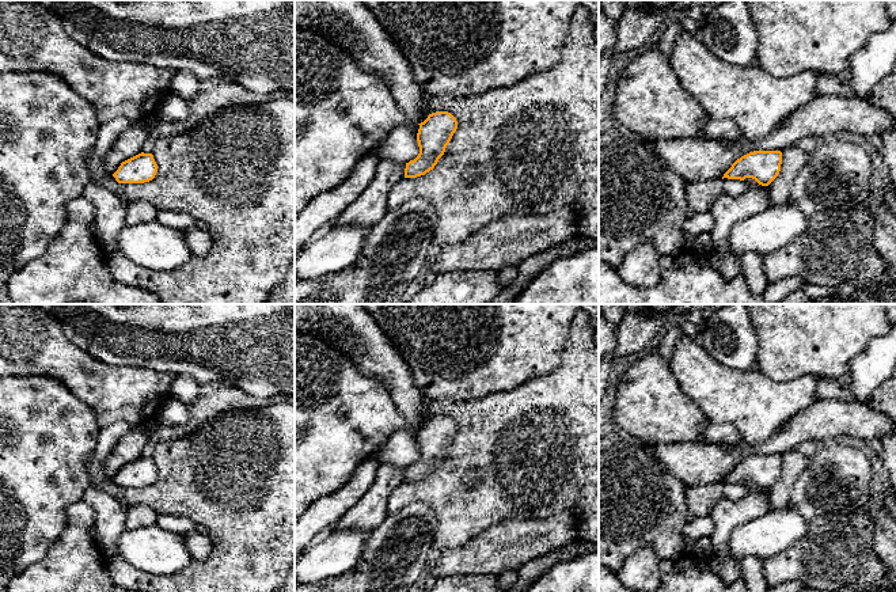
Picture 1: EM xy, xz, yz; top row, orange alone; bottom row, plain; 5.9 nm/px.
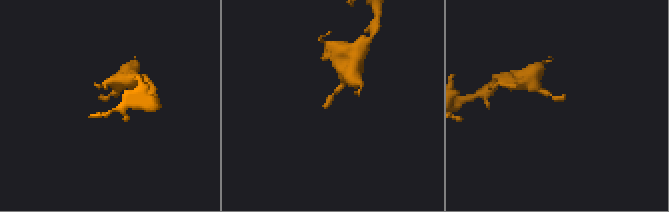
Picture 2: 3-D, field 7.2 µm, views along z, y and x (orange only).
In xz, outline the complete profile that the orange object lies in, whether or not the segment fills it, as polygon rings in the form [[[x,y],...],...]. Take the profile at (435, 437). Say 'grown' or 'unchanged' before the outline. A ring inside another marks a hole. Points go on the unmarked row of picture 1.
unchanged; [[[448,415],[432,417],[418,429],[419,458],[406,467],[405,482],[417,482],[433,474],[458,433],[456,422]]]

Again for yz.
unchanged; [[[753,455],[737,463],[724,478],[728,483],[755,483],[762,490],[768,490],[779,478],[782,468],[781,455]]]

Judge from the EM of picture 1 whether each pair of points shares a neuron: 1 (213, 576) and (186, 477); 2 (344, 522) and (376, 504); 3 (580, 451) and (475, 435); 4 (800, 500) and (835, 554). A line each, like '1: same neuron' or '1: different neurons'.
1: same neuron
2: same neuron
3: same neuron
4: different neurons

